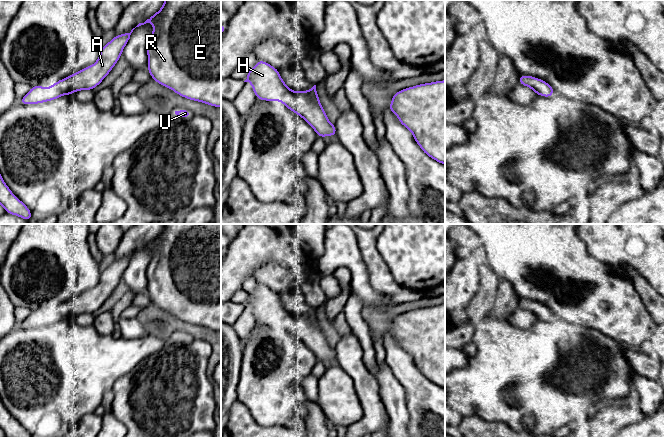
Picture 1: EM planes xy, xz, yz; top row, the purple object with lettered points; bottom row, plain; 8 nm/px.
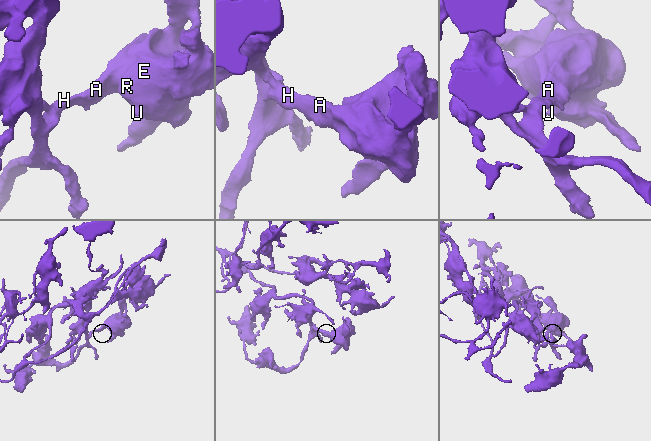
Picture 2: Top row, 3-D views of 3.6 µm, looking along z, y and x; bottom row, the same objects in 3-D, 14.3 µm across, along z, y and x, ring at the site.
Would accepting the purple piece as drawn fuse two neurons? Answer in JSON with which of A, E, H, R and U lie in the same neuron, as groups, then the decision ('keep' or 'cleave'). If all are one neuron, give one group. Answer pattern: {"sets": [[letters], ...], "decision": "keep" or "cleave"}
{"sets": [["A", "E", "H", "R", "U"]], "decision": "keep"}

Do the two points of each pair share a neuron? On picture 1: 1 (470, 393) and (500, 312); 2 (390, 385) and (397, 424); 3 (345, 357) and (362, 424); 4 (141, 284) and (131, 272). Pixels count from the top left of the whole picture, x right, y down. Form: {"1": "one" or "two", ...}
{"1": "two", "2": "one", "3": "one", "4": "one"}

